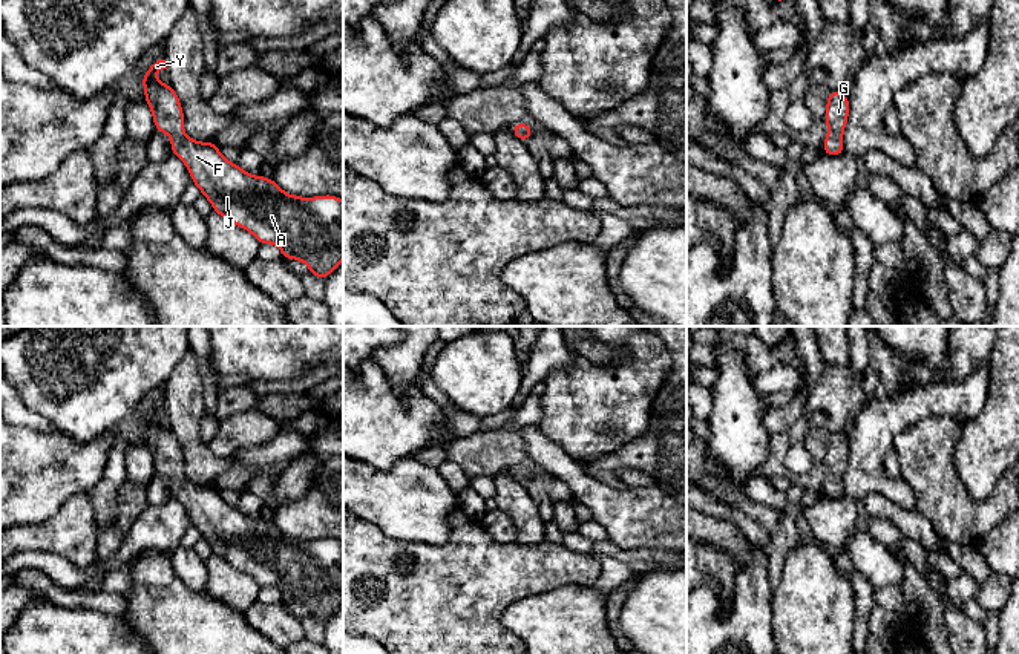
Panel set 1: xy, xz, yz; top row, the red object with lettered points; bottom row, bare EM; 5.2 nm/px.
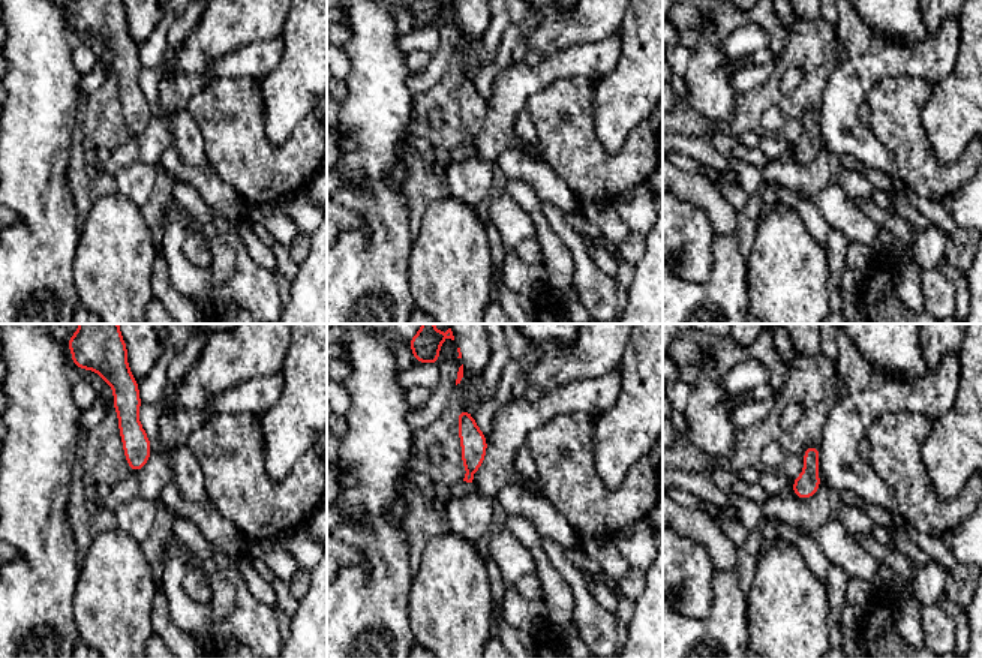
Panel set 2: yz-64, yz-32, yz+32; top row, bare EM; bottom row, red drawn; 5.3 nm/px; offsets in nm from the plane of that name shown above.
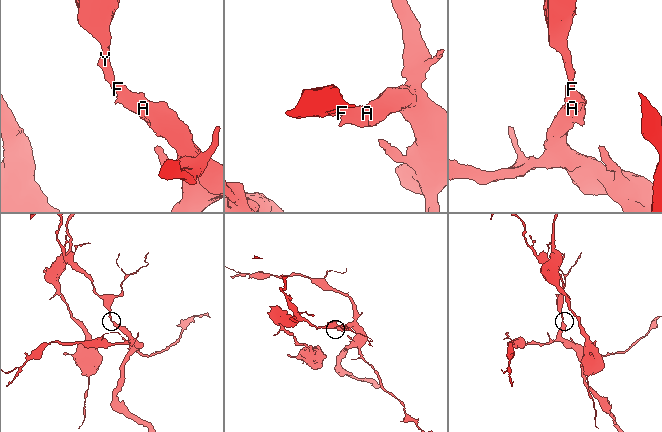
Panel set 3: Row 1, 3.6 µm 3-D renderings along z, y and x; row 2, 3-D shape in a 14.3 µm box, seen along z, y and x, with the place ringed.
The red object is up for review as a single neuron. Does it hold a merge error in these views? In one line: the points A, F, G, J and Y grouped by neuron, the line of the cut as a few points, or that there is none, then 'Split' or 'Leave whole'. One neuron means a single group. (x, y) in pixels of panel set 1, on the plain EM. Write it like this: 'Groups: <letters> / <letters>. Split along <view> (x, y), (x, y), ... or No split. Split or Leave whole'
Groups: A F G J Y. No split. Leave whole

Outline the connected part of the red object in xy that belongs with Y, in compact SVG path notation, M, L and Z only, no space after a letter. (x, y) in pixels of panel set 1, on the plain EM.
M158 403L143 417L144 440L153 456L155 473L172 479L172 496L187 508L192 518L192 525L210 544L213 554L231 567L250 574L260 588L276 587L282 594L282 602L302 603L310 610L310 617L325 623L343 603L343 544L334 538L323 538L316 541L288 538L279 531L276 522L268 522L262 518L253 519L242 513L238 507L225 502L219 495L219 490L211 484L199 486L190 482L184 476L184 455L178 437L170 427L162 427L155 421L156 415L161 412L167 412L165 403Z

